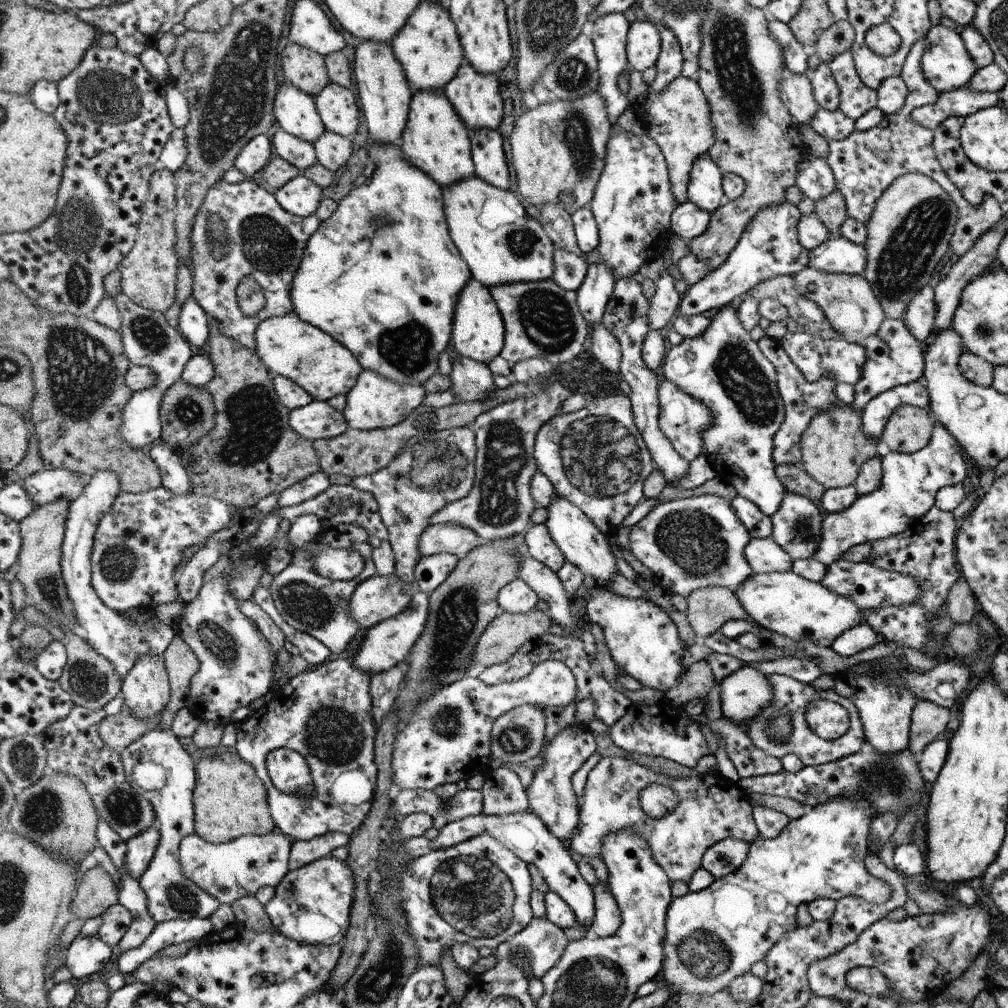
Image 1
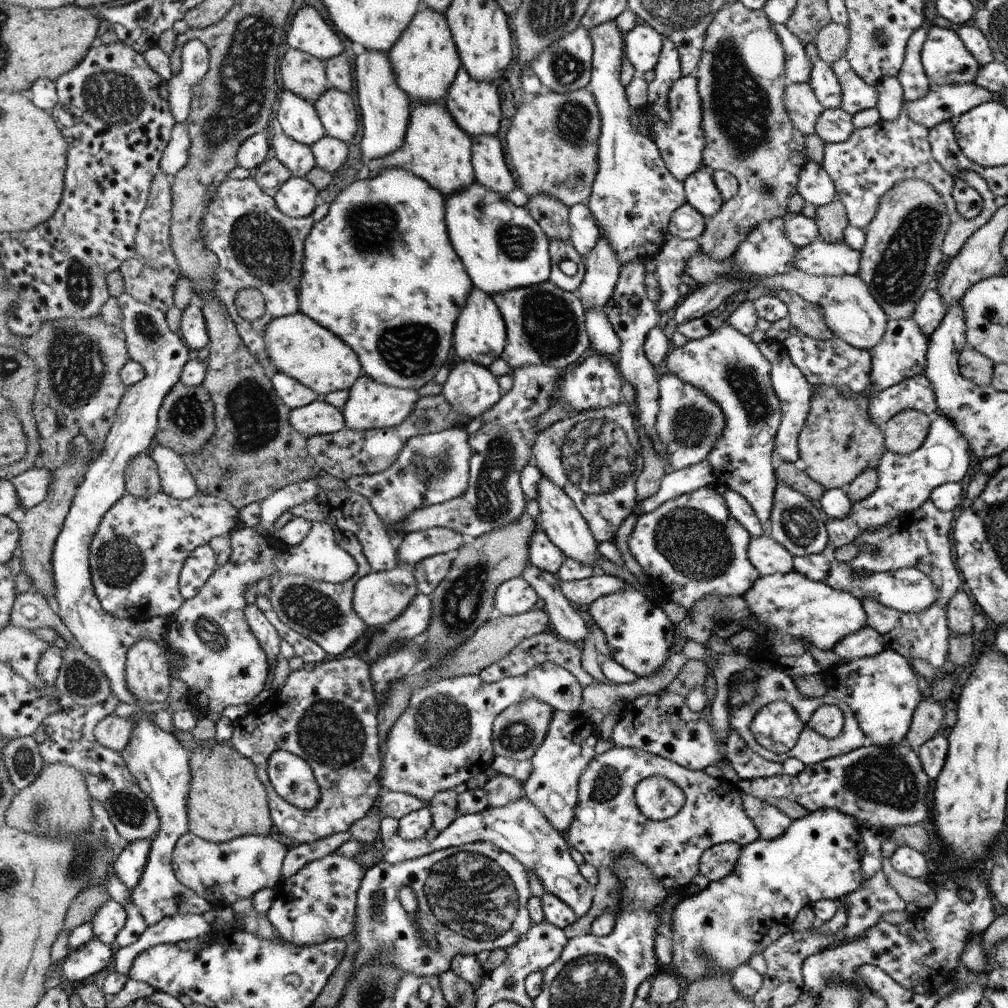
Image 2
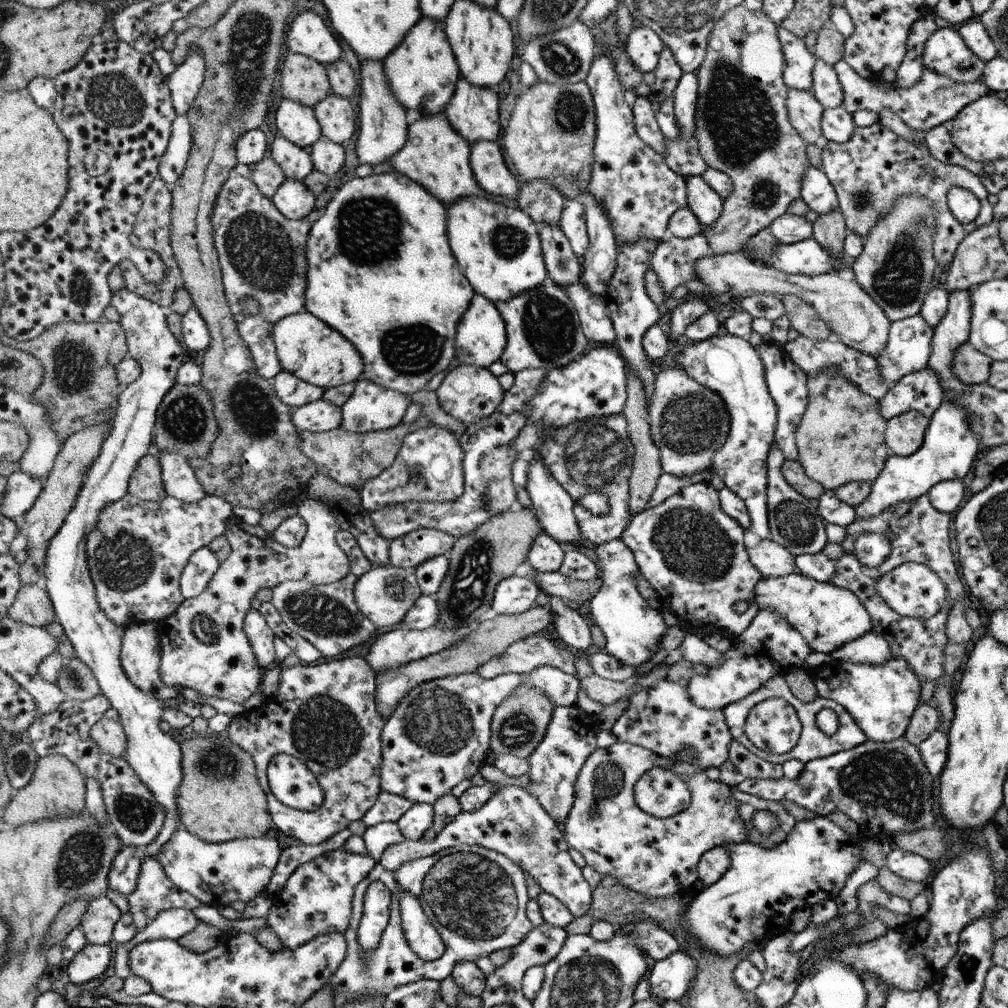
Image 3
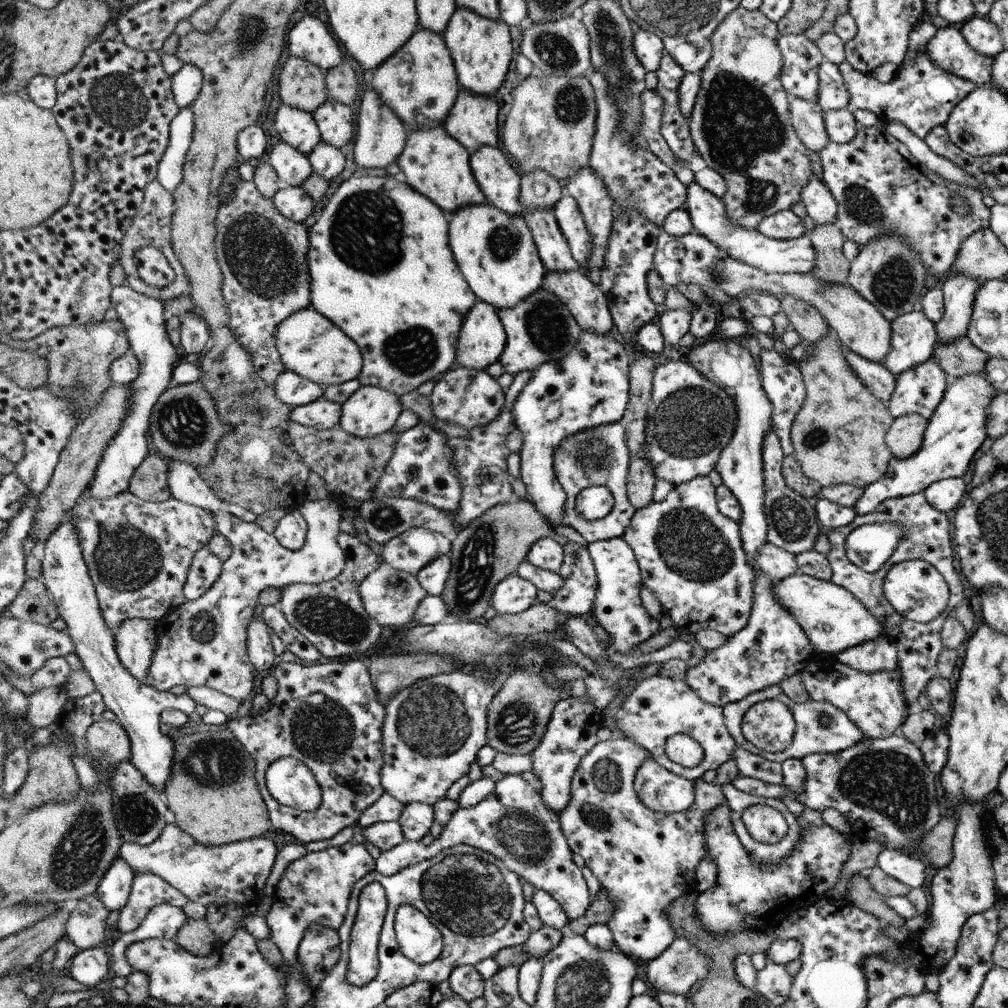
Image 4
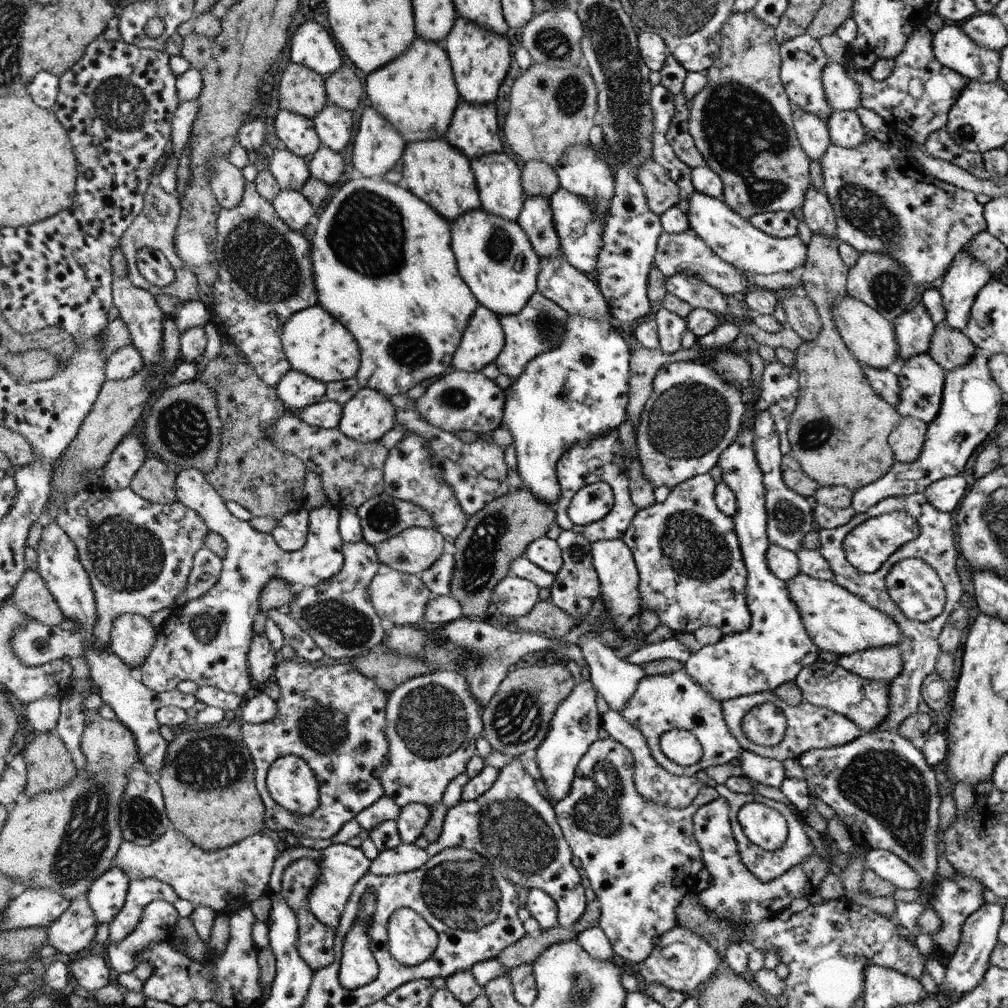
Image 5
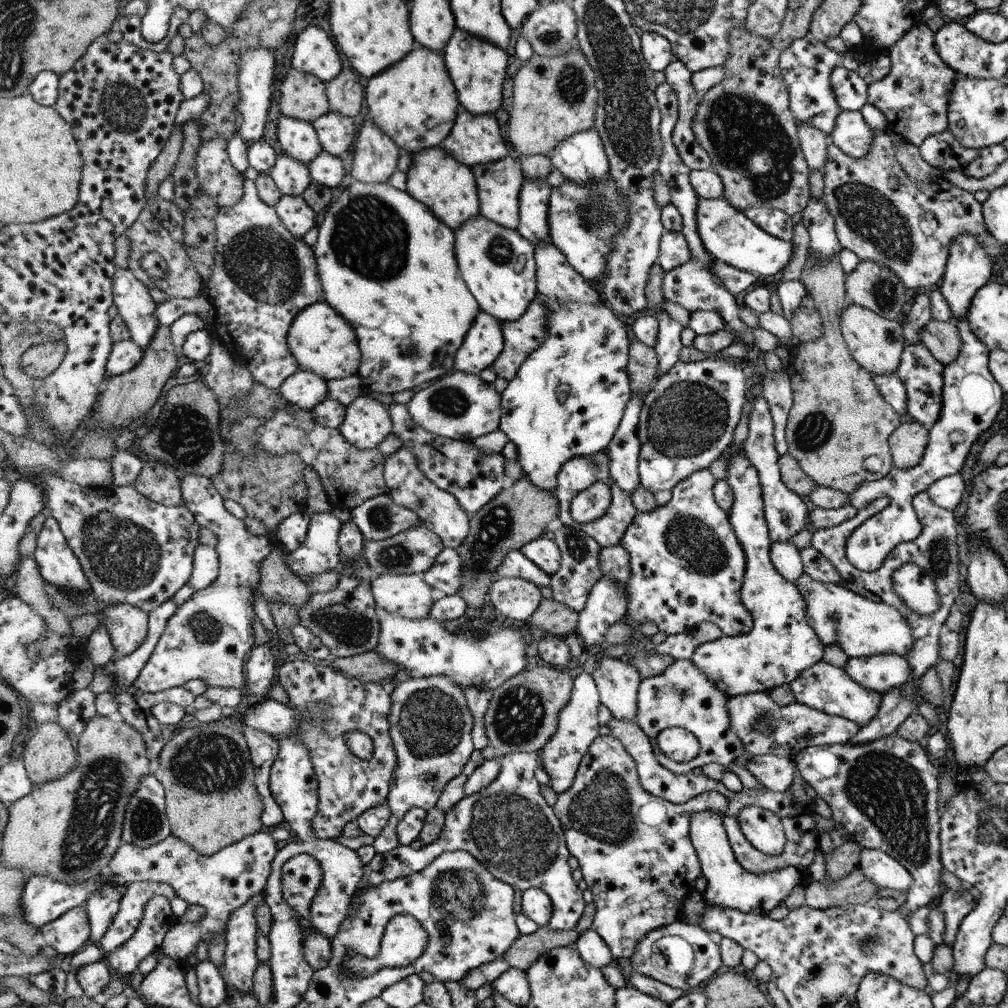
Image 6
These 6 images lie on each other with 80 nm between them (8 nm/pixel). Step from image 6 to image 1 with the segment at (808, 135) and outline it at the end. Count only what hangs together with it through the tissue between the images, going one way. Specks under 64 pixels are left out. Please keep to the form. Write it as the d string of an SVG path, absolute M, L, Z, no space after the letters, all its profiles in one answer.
M786 70L780 90L784 105L790 110L795 122L810 126L812 116L815 116L821 107L814 98L811 82L807 75L790 74L790 71Z

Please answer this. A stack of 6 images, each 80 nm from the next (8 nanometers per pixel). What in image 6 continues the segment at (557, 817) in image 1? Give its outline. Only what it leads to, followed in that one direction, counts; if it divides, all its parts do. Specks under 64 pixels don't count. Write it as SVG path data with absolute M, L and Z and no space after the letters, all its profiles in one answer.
M582 671L574 676L570 698L559 710L555 731L539 752L541 766L549 776L548 785L558 795L562 795L573 785L582 757L596 736L600 734L598 708L601 706L602 701L599 699L599 689L594 677Z

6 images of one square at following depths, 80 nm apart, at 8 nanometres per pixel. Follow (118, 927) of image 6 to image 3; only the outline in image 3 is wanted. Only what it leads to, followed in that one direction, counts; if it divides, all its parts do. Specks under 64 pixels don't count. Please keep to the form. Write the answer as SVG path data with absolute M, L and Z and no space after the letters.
M126 288L118 290L112 296L112 307L120 314L120 324L127 334L129 357L142 366L142 375L135 383L123 387L120 391L117 405L114 408L112 430L107 443L104 444L103 455L96 460L84 484L80 498L68 516L67 523L60 530L59 536L52 540L48 552L44 577L47 590L50 592L59 622L63 625L65 634L72 640L77 655L94 670L96 678L102 686L103 694L112 702L112 709L119 714L119 721L127 734L127 754L123 756L139 774L140 780L154 794L156 801L166 808L166 824L155 843L148 847L140 847L144 862L141 864L140 875L136 889L128 897L130 914L133 924L139 931L152 923L156 916L170 908L194 910L201 902L191 893L179 890L164 872L164 868L154 856L163 852L164 844L172 839L180 824L179 818L179 787L183 783L183 750L178 742L164 734L158 726L160 716L163 716L164 700L154 694L148 694L143 689L136 688L127 676L122 666L123 637L126 628L120 628L103 610L99 602L99 594L92 577L91 565L88 560L88 536L98 528L100 512L108 508L112 502L121 500L128 493L129 481L134 468L142 458L152 451L154 424L158 422L158 413L166 395L178 382L178 371L183 367L184 348L181 342L171 333L167 324L168 311L155 301L150 301L129 292Z

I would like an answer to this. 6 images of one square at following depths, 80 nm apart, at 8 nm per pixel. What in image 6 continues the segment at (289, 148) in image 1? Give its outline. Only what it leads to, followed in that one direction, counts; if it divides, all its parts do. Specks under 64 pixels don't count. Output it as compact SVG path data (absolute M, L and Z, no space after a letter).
M286 153L277 155L268 173L283 195L300 196L312 181L308 165Z

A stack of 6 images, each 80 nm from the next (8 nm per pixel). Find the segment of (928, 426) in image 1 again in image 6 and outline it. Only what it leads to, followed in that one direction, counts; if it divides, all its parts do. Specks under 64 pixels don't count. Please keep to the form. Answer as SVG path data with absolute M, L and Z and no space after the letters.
M911 419L900 424L890 438L895 466L899 469L915 467L922 460L929 442L930 430L919 421Z

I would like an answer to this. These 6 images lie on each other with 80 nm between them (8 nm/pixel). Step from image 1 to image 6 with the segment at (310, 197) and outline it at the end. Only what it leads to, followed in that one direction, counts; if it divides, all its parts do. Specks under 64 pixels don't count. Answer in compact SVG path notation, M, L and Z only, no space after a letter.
M282 195L275 204L276 212L286 228L296 237L303 238L304 234L316 224L317 214L314 209L304 200L302 195Z

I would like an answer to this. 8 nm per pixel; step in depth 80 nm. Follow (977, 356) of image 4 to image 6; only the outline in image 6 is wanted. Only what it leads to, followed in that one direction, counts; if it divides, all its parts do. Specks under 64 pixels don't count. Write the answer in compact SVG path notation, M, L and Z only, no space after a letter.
M954 320L948 322L931 322L921 331L922 343L935 355L945 367L951 365L959 358L963 340L959 328Z

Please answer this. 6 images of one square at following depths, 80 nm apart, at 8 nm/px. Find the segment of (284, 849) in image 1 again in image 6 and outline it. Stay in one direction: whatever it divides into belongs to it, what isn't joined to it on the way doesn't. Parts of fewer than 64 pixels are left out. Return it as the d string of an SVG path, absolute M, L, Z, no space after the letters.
M172 830L172 834L158 844L148 848L139 848L132 843L122 843L119 850L115 852L109 871L121 878L127 885L136 881L156 881L166 883L175 889L178 897L183 898L189 904L200 904L205 908L205 917L197 923L187 922L182 916L181 921L167 932L161 952L166 953L174 959L188 960L188 956L196 952L197 943L201 940L209 940L218 933L224 933L227 927L227 920L232 912L237 908L242 908L244 904L255 898L255 896L265 896L267 886L274 866L274 858L278 854L278 846L272 838L271 832L254 833L246 839L224 847L222 851L215 852L214 855L200 854L192 845L177 837Z

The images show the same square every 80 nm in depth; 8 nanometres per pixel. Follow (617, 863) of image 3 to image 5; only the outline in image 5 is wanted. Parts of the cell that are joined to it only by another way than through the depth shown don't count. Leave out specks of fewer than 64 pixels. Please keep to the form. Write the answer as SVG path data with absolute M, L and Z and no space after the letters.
M611 737L604 740L596 740L590 746L588 752L582 756L580 762L578 762L571 790L564 800L555 804L555 810L558 814L559 825L563 826L564 836L567 837L568 845L570 845L572 851L575 852L576 858L579 858L580 861L582 861L582 868L586 871L585 877L590 881L591 888L596 893L597 900L600 902L601 916L599 919L599 928L602 928L603 932L607 934L607 938L611 941L612 949L615 950L616 959L619 961L626 963L628 966L646 961L651 956L651 953L656 946L658 946L662 937L667 935L669 931L672 931L678 925L676 909L690 892L697 889L698 874L705 866L703 864L702 849L700 849L699 842L696 841L695 838L695 813L699 811L701 807L711 804L719 798L717 789L704 785L699 792L699 795L695 797L692 805L684 809L672 809L670 806L658 805L655 804L655 802L646 800L646 798L644 798L644 796L635 788L634 754L626 745L622 745L619 741L614 740L614 738Z

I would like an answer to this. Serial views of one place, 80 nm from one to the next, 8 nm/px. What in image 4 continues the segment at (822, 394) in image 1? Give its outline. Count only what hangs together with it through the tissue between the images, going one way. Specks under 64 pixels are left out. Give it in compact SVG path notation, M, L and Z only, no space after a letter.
M764 350L760 354L760 372L762 373L763 388L767 394L768 400L771 400L772 408L772 426L776 432L776 436L780 438L786 455L793 455L794 446L790 440L790 430L796 419L798 410L804 404L806 398L806 388L802 382L802 372L799 370L798 363L789 358L782 358L776 350Z

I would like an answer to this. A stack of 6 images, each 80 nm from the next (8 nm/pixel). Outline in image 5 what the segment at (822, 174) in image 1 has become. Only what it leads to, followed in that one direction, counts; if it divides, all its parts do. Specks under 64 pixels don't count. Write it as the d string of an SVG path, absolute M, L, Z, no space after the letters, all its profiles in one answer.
M814 186L807 192L806 202L803 204L803 216L806 225L813 233L819 233L825 237L836 239L838 230L838 218L828 196Z

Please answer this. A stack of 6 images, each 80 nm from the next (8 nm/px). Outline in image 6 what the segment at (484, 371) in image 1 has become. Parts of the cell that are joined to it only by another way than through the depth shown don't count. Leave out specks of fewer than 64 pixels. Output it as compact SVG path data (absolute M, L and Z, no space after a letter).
M462 371L433 380L423 389L416 390L408 406L416 424L431 433L464 442L499 430L498 422L501 422L500 394L480 375Z

